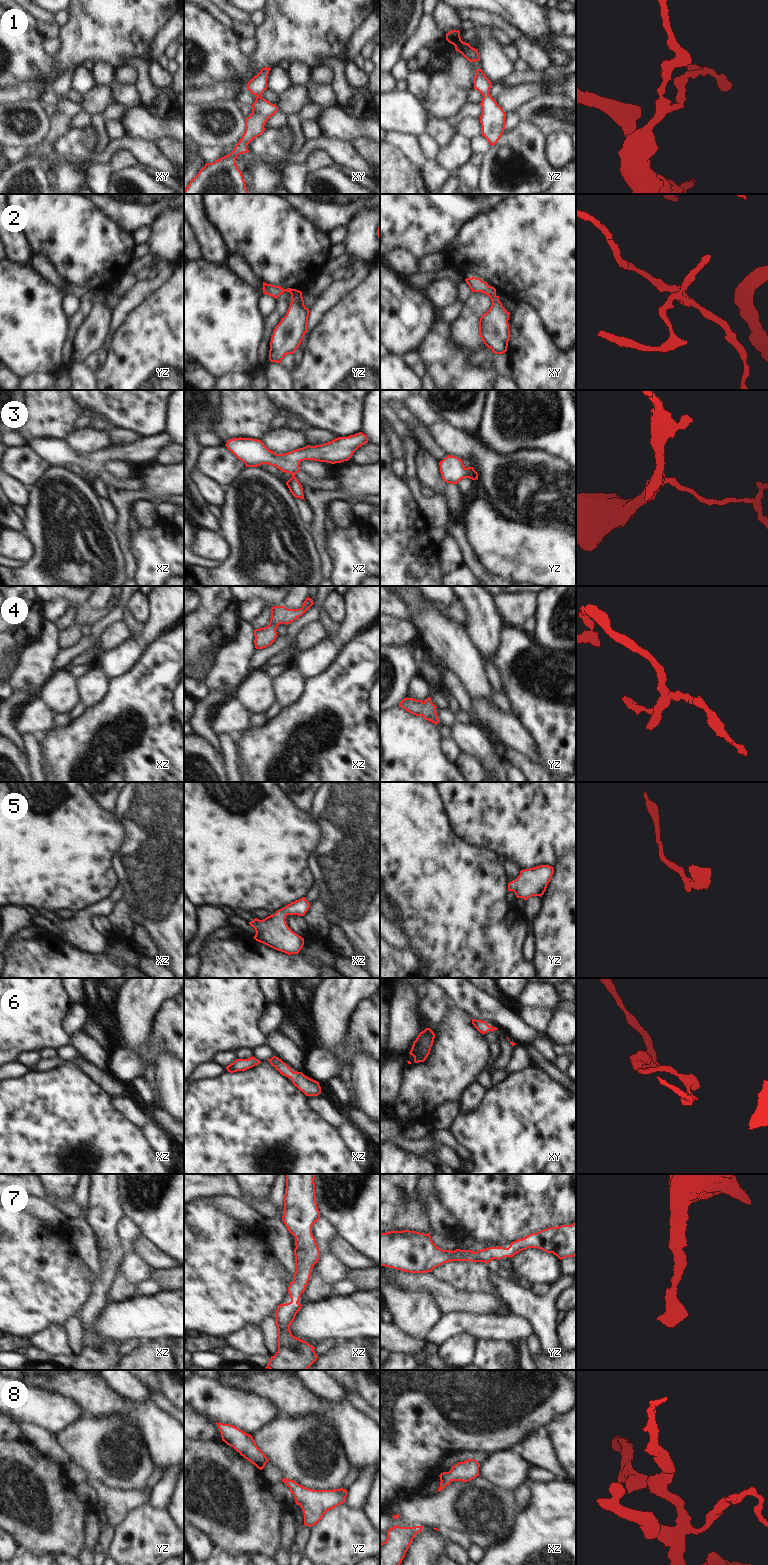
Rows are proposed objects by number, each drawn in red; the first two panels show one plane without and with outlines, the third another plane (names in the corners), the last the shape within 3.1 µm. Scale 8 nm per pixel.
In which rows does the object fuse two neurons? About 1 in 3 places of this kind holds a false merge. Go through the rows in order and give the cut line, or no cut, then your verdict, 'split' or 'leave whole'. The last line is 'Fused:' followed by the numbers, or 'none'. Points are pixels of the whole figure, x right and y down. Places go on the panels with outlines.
1: no cut; leave whole
2: no cut; leave whole
3: no cut; leave whole
4: no cut; leave whole
5: no cut; leave whole
6: no cut; leave whole
7: no cut; leave whole
8: no cut; leave whole
Fused: none

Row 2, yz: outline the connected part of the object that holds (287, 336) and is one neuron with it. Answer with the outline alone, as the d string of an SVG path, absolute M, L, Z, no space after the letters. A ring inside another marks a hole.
M263 282L263 293L277 299L284 292L291 294L291 303L286 315L275 327L270 342L269 360L281 363L287 354L294 354L301 344L309 317L309 309L304 305L302 292L296 289L283 289Z

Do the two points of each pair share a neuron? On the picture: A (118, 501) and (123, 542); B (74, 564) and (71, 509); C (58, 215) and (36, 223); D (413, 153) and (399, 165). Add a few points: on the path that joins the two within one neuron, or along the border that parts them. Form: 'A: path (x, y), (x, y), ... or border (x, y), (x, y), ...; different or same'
A: path (122, 511), (122, 532); same
B: path (74, 550), (71, 540), (71, 523); same
C: path (53, 215), (44, 215), (41, 218); same
D: border (390, 144), (397, 147), (416, 166), (422, 175); different

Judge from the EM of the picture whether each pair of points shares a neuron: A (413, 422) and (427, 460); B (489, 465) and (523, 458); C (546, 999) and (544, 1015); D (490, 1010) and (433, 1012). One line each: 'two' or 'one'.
A: two
B: one
C: two
D: two

